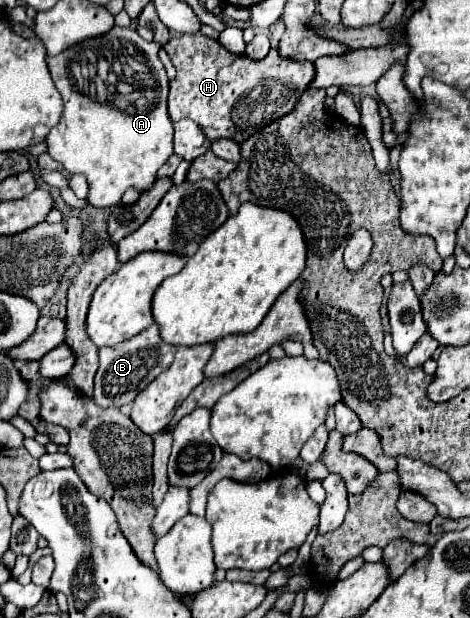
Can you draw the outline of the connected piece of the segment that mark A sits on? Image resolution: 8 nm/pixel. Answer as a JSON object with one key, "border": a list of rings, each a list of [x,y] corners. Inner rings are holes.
{"border":[[[113,26],[109,32],[101,36],[87,38],[85,42],[69,46],[67,50],[63,50],[63,54],[47,56],[51,78],[63,98],[63,116],[45,138],[47,152],[53,160],[61,162],[69,174],[83,174],[87,178],[89,182],[87,204],[95,208],[119,204],[123,192],[131,186],[135,186],[139,192],[147,190],[155,182],[157,170],[173,154],[173,122],[169,120],[169,114],[167,114],[169,78],[165,74],[165,68],[157,52],[159,52],[159,44],[143,40],[137,34],[137,30]],[[101,56],[117,56],[119,62],[123,64],[123,74],[127,82],[117,80],[119,84],[115,90],[117,94],[107,92],[105,96],[105,88],[109,86],[115,88],[115,84],[109,84],[99,76],[97,66],[99,66]]]}

